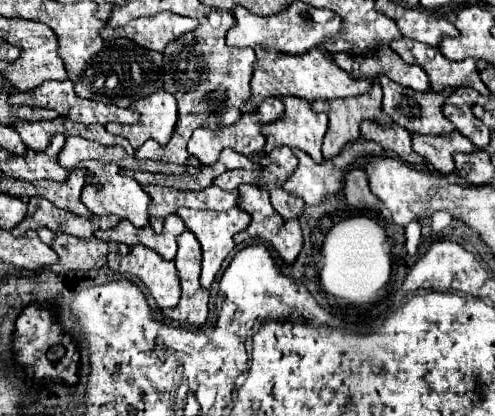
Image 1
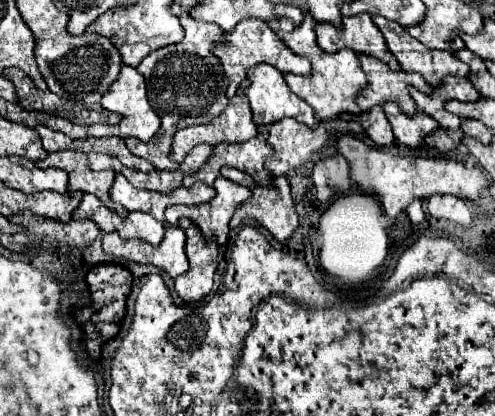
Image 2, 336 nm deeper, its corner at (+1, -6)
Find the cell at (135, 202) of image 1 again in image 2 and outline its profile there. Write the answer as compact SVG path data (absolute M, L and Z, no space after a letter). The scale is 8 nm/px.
M74 150L54 152L46 160L36 162L36 166L40 166L40 168L60 168L60 170L68 172L68 176L70 176L68 194L70 196L74 192L94 194L104 202L104 206L118 212L116 204L110 198L110 188L114 184L116 174L112 170L94 172L92 168L88 168L88 156L84 152L74 152Z

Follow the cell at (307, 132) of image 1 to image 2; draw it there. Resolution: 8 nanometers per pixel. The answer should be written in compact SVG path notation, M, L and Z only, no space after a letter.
M260 64L260 66L256 66L248 72L248 80L250 80L250 86L246 90L246 96L250 100L252 118L254 118L256 126L278 122L282 118L294 118L294 120L310 126L310 128L318 128L320 120L316 120L314 114L312 114L312 108L288 88L284 74L280 70L276 70L274 66L268 66L268 64Z

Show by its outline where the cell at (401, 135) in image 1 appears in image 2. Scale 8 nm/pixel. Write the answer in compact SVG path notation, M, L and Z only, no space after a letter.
M376 106L376 110L364 112L362 118L364 118L364 126L366 126L368 136L378 146L386 146L386 148L392 148L394 146L394 134L392 134L390 122L388 122L388 118L386 118L386 114L384 114L382 108Z

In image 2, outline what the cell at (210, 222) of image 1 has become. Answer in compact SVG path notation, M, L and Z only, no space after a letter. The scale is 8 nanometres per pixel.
M218 178L214 182L214 190L216 190L216 198L212 202L200 206L170 206L166 210L166 222L170 226L176 226L178 218L186 216L198 226L206 242L214 238L216 244L222 246L228 240L230 218L236 212L236 208L250 198L250 190L226 178Z

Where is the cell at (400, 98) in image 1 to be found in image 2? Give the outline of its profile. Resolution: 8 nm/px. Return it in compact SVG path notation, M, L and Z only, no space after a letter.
M360 56L360 66L368 74L368 86L360 92L358 98L358 106L364 112L374 106L394 102L400 110L404 110L404 114L416 116L416 102L412 100L408 88L412 86L424 94L432 94L432 86L428 86L420 74L408 74L404 70L394 72L372 56Z

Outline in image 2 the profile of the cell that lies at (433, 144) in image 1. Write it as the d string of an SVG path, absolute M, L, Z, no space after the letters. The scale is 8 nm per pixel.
M388 102L388 106L384 106L384 112L388 116L388 122L394 130L394 138L398 144L404 144L408 148L420 148L424 136L432 134L436 128L440 128L440 124L426 116L424 112L418 112L416 118L410 118L406 114L400 112L400 108L392 102Z

